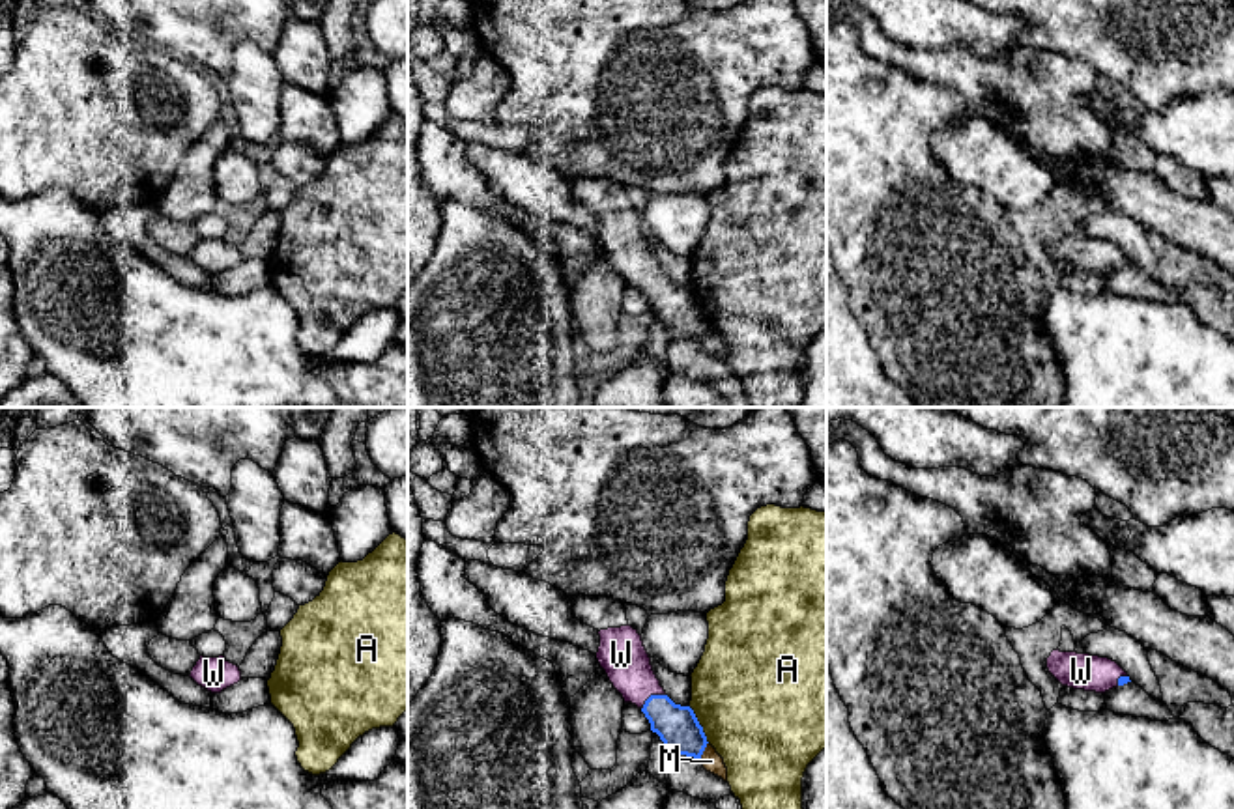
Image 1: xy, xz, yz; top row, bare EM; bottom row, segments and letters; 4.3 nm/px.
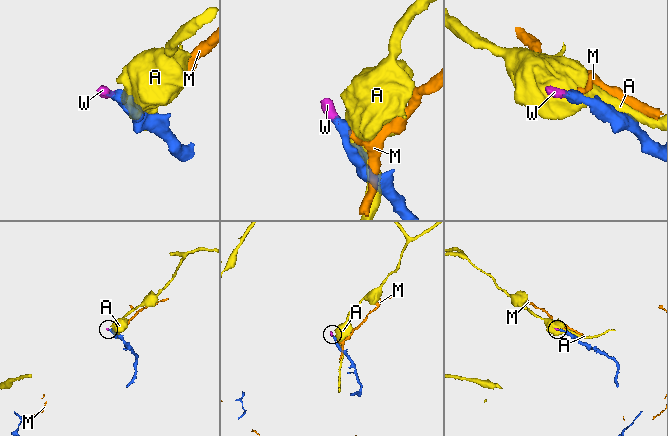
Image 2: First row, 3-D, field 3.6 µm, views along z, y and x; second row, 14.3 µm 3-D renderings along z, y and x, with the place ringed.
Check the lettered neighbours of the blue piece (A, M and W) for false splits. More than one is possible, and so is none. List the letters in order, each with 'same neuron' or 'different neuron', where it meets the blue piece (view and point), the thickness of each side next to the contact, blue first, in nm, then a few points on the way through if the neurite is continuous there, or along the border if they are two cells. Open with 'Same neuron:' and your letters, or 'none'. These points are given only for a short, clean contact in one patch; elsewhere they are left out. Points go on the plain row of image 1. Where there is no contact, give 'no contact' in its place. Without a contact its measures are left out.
Same neuron: W
A: different neuron; contact xz (700, 307); calibres 180 and 500 nm
M: different neuron; contact xz (703, 331); calibres 180 and 90 nm; border xz (707, 324), (700, 340)
W: same neuron; contact xz (651, 277); calibres 180 and 200 nm; way xz (677, 307), (651, 277), (632, 258), (621, 236)

